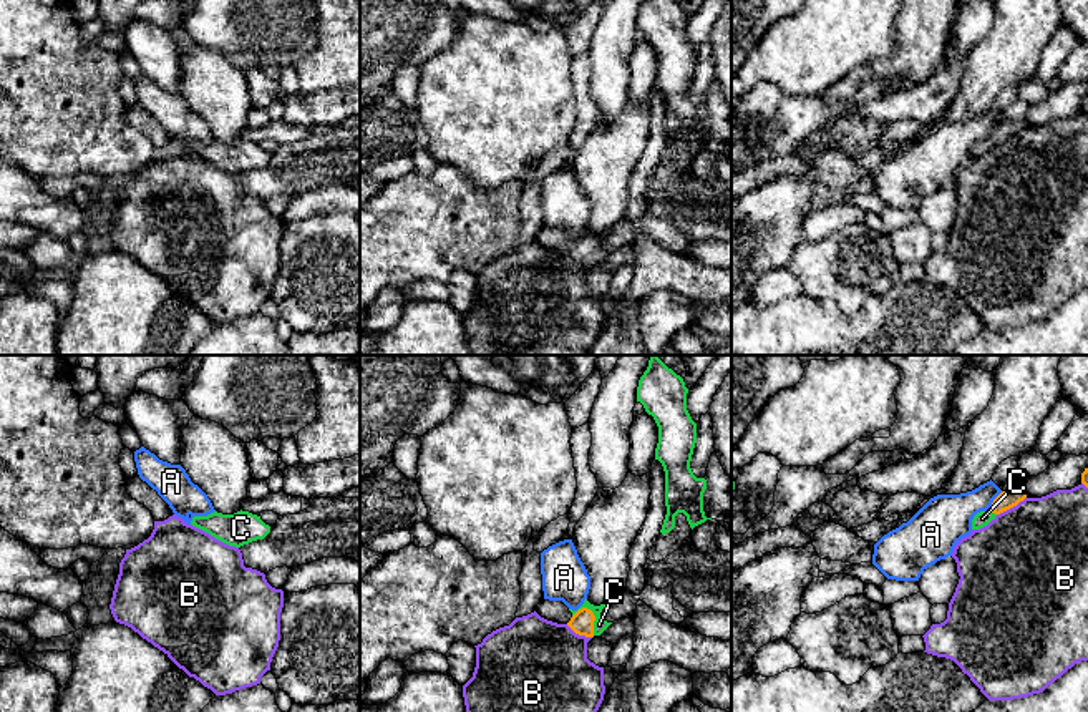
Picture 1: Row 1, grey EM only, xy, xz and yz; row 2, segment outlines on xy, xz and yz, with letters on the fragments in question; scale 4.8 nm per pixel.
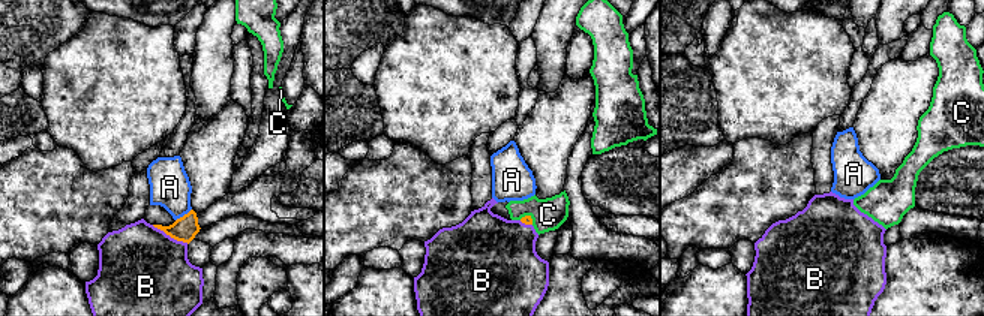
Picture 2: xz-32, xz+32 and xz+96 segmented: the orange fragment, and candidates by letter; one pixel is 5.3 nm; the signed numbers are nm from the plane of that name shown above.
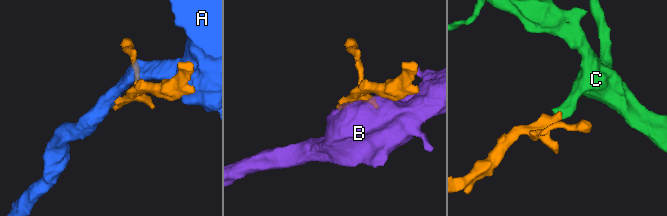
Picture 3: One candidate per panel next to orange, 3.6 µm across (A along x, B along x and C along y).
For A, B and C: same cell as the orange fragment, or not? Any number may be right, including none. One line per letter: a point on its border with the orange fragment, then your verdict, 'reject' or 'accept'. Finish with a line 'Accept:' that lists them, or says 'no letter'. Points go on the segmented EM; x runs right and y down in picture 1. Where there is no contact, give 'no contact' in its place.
A: meets orange in yz at (994, 500); reject
B: meets orange in yz at (1010, 507); reject
C: meets orange in xz at (594, 619); accept
Accept: C

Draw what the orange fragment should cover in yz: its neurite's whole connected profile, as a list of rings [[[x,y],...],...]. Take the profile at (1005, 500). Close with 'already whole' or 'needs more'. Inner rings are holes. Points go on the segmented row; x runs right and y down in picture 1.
[[[1002,491],[987,511],[980,511],[972,519],[972,529],[987,526],[997,514],[1017,506],[1027,498],[1027,491]]]; needs more

